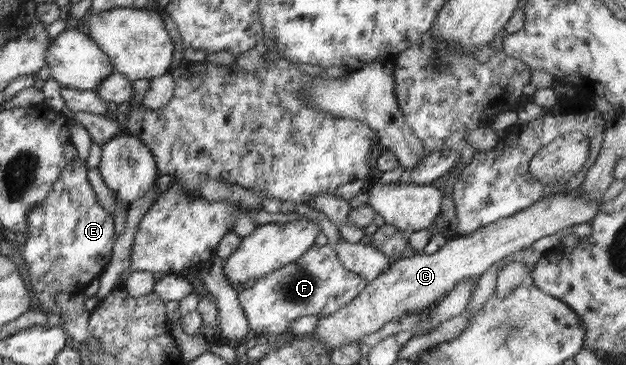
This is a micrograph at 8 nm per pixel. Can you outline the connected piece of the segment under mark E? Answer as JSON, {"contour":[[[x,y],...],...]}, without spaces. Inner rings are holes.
{"contour":[[[76,155],[76,159],[70,161],[70,164],[62,169],[58,181],[54,181],[52,189],[48,191],[48,196],[44,201],[28,213],[26,235],[28,237],[24,245],[18,246],[20,258],[24,259],[26,266],[28,266],[30,286],[36,290],[34,298],[38,300],[39,309],[46,313],[50,313],[50,310],[53,310],[56,306],[58,292],[70,292],[72,294],[87,292],[88,284],[97,282],[104,268],[108,266],[117,237],[116,232],[114,232],[114,219],[112,214],[108,213],[102,207],[102,204],[98,203],[96,193],[88,180],[87,163],[82,163],[82,159],[78,155]]]}

